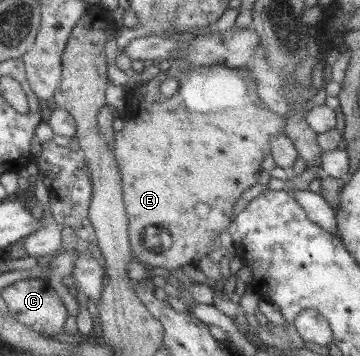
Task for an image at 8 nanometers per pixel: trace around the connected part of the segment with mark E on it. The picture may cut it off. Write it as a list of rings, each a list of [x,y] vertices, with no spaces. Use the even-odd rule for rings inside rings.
[[[177,58],[170,62],[168,69],[160,70],[154,78],[144,82],[141,86],[128,89],[125,103],[124,114],[120,117],[123,121],[123,126],[118,133],[113,134],[111,150],[113,151],[116,165],[118,165],[118,171],[120,173],[122,201],[127,217],[127,235],[132,256],[134,260],[138,263],[142,263],[144,266],[149,266],[150,268],[156,267],[169,271],[177,270],[184,265],[198,263],[201,257],[206,256],[210,251],[215,249],[213,247],[213,241],[219,238],[220,232],[223,229],[228,229],[233,218],[232,213],[234,213],[234,207],[236,207],[238,199],[242,199],[243,191],[256,183],[256,174],[261,171],[260,162],[270,151],[269,139],[283,133],[285,118],[276,115],[274,111],[270,111],[270,109],[264,105],[264,101],[258,97],[256,83],[254,83],[252,77],[250,77],[250,69],[246,69],[246,67],[230,68],[224,65],[204,65],[204,67],[200,65],[200,67],[192,67],[192,65],[188,64],[184,59]],[[166,77],[174,77],[174,79],[178,81],[178,89],[168,98],[162,96],[158,90],[160,83],[162,83]],[[196,203],[206,203],[209,207],[208,214],[205,216],[196,214],[194,210]],[[146,225],[163,226],[167,229],[172,237],[172,246],[168,251],[154,253],[153,251],[144,249],[141,236],[143,235]]]

